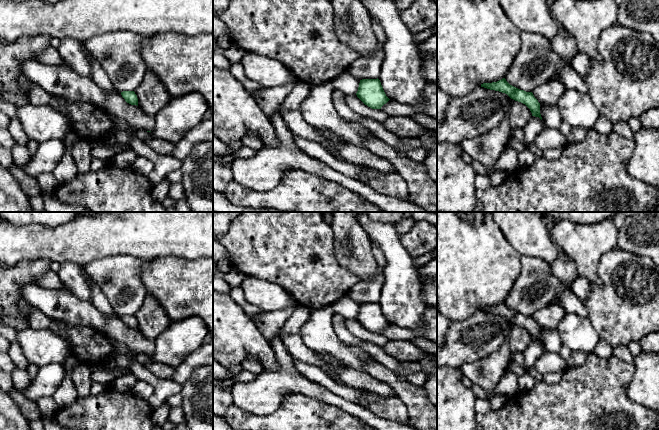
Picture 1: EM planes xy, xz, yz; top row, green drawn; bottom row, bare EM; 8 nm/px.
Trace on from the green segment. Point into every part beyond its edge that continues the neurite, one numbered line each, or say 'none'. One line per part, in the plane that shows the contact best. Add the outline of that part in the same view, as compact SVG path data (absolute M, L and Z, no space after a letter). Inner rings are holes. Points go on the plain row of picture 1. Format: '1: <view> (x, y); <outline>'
1: yz (519, 337); M514 324L511 329L509 340L510 351L513 357L518 352L524 352L524 350L532 340L532 337L525 328Z

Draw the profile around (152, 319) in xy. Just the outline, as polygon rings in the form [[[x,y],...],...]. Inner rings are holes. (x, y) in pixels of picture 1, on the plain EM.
[[[148,294],[134,316],[138,322],[138,331],[151,341],[154,341],[172,322],[159,302]]]

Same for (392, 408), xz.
[[[397,396],[377,397],[373,401],[362,401],[361,406],[383,419],[402,424],[409,421],[408,408]]]

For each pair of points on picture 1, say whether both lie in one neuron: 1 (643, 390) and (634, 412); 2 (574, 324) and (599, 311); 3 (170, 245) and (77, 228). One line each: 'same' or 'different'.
1: different
2: different
3: same

